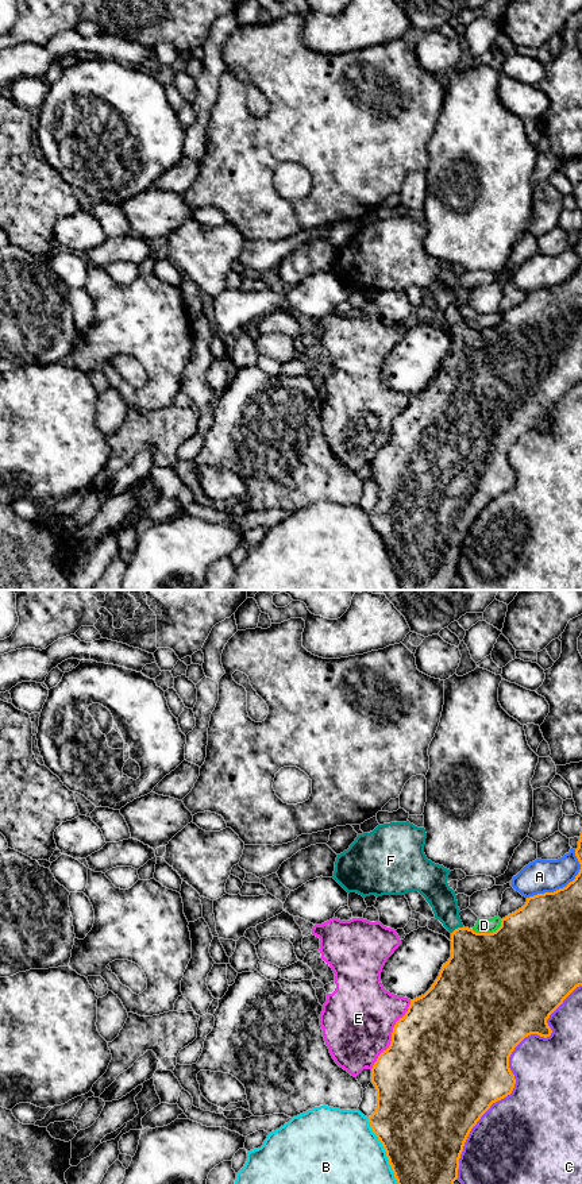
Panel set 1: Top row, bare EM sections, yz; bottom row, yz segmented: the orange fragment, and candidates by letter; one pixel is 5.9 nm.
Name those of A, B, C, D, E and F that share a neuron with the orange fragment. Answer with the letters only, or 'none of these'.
F

